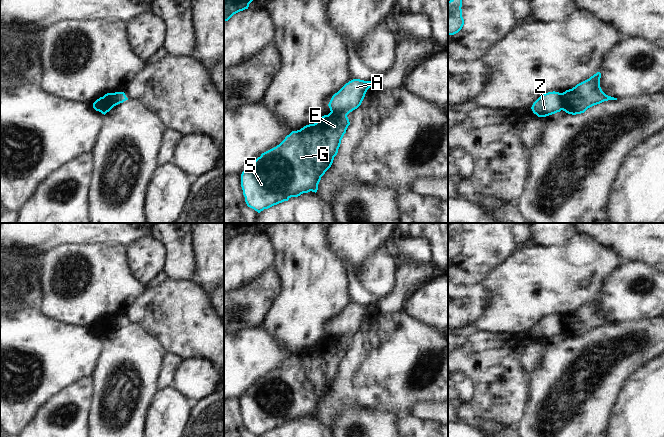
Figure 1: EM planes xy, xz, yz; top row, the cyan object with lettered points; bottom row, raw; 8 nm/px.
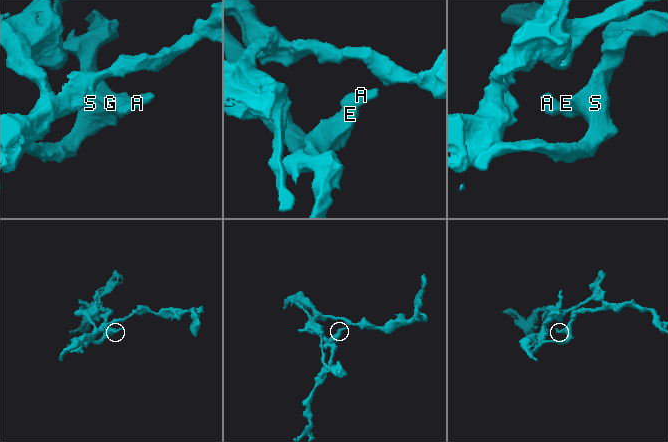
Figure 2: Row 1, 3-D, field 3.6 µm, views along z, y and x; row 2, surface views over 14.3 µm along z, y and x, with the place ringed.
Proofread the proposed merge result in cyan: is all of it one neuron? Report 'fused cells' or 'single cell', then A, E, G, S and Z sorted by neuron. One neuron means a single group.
fused cells; groups A Z / E G S

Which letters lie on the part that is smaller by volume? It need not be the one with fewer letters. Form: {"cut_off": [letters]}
{"cut_off": ["A", "Z"]}

